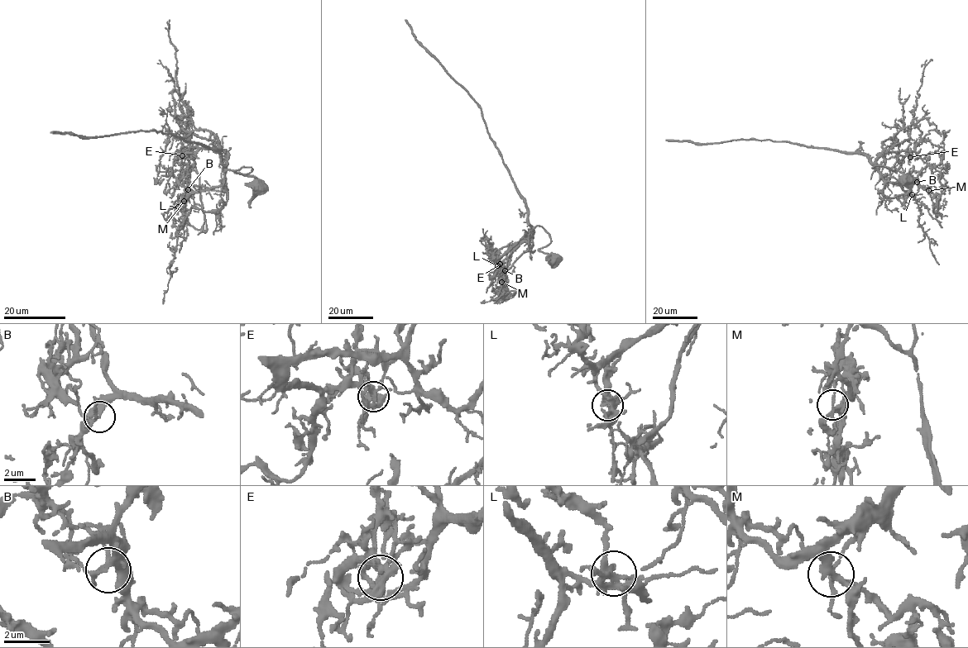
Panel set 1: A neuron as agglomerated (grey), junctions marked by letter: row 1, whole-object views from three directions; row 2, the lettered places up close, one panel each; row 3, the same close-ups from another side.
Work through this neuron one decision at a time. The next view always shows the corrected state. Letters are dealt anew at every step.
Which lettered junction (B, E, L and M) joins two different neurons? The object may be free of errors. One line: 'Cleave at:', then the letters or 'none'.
Cleave at: M

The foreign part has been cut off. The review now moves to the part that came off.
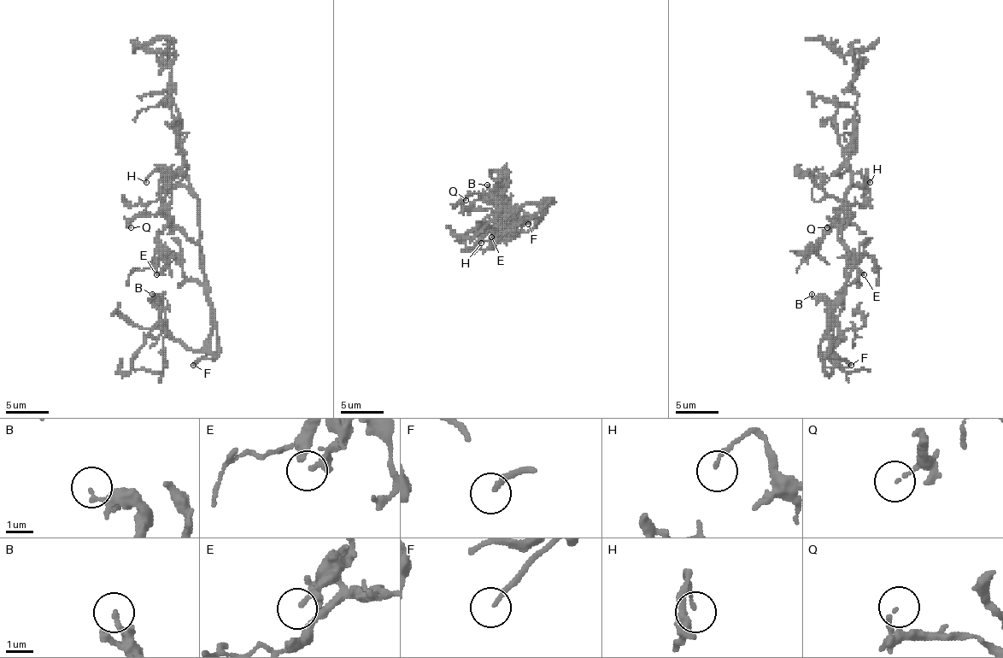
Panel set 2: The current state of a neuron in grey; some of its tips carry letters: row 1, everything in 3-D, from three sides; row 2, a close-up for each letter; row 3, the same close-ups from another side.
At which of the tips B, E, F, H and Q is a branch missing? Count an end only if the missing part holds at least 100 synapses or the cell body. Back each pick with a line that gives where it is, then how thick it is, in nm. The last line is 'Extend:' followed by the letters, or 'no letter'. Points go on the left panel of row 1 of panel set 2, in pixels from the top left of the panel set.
F: place (193, 365); calibre 160 nm
Extend: F

